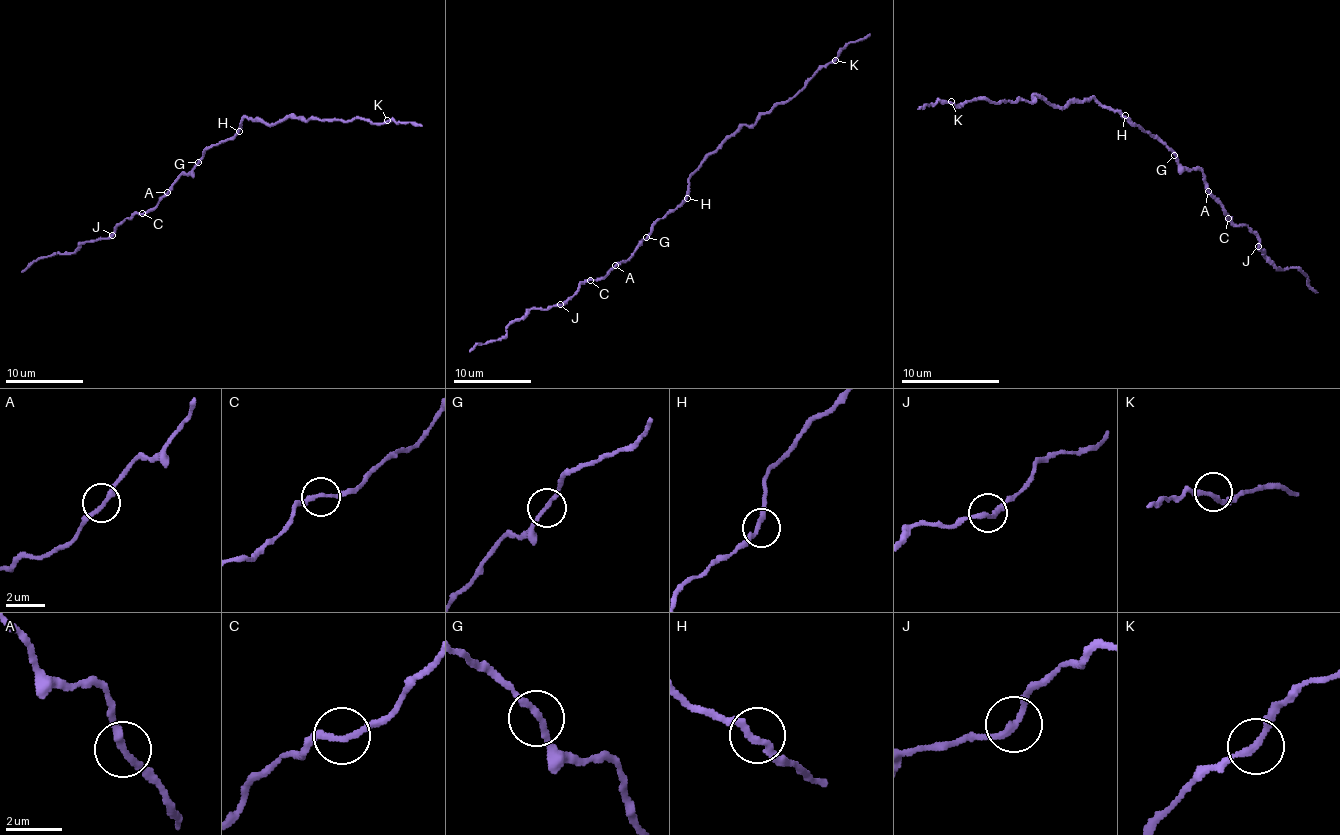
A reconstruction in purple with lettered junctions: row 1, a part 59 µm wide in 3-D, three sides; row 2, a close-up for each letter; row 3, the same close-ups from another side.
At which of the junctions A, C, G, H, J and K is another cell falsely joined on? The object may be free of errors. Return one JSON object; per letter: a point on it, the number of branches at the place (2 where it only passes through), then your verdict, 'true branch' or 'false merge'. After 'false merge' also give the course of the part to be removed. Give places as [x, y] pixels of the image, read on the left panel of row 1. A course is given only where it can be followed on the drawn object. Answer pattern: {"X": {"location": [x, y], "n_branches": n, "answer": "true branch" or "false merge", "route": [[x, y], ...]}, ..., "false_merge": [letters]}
{"A": {"location": [167, 192], "n_branches": 2, "answer": "true branch"}, "C": {"location": [142, 213], "n_branches": 2, "answer": "true branch"}, "G": {"location": [198, 162], "n_branches": 2, "answer": "true branch"}, "H": {"location": [239, 131], "n_branches": 2, "answer": "true branch"}, "J": {"location": [112, 235], "n_branches": 2, "answer": "true branch"}, "K": {"location": [387, 120], "n_branches": 2, "answer": "true branch"}, "false_merge": []}

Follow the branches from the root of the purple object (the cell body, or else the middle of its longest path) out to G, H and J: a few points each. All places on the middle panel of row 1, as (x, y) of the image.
G: (666, 216), (656, 222), (646, 237)
H: (666, 216), (687, 198)
J: (666, 216), (656, 222), (652, 231), (627, 261), (617, 263), (599, 280), (586, 280), (562, 305), (560, 303)

